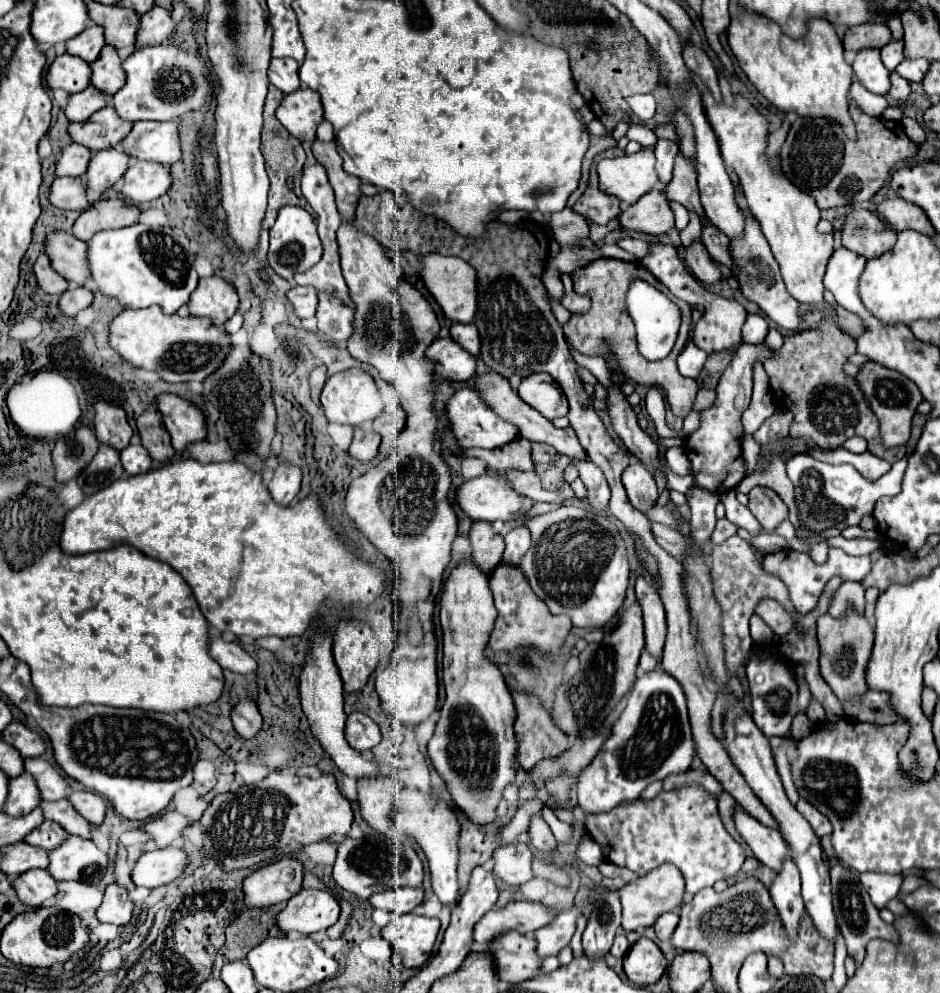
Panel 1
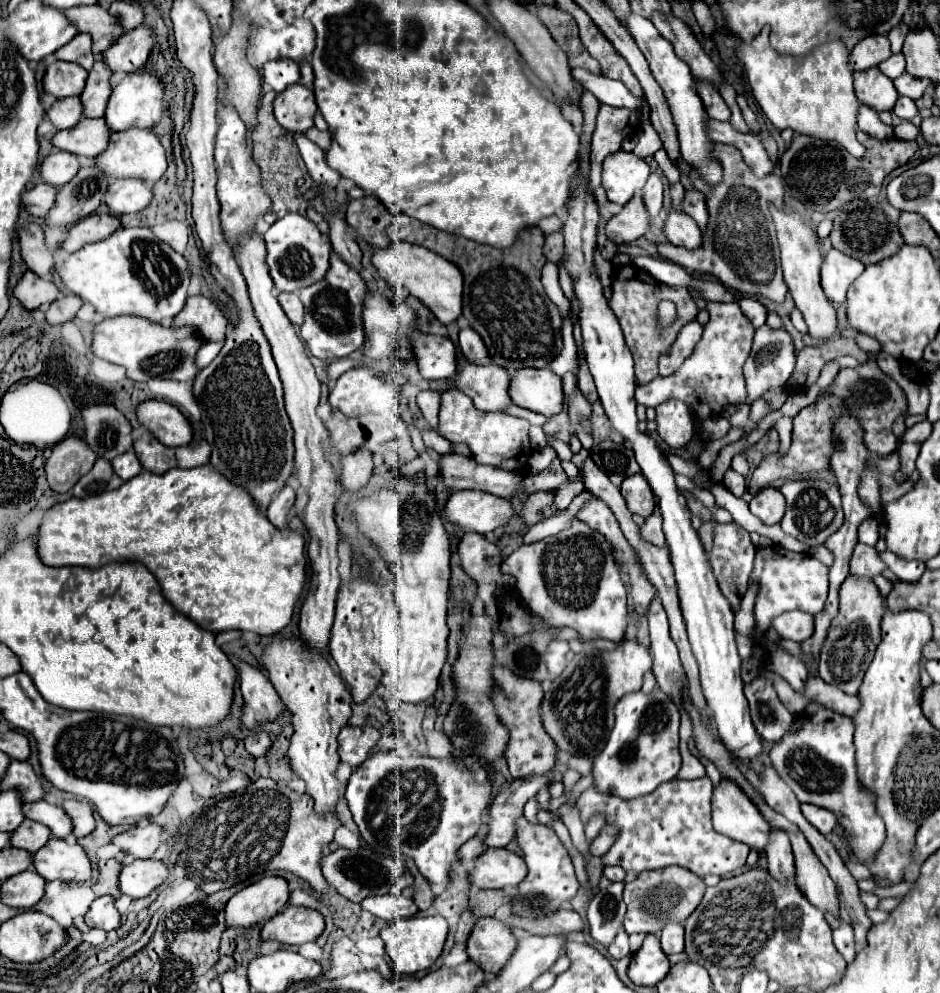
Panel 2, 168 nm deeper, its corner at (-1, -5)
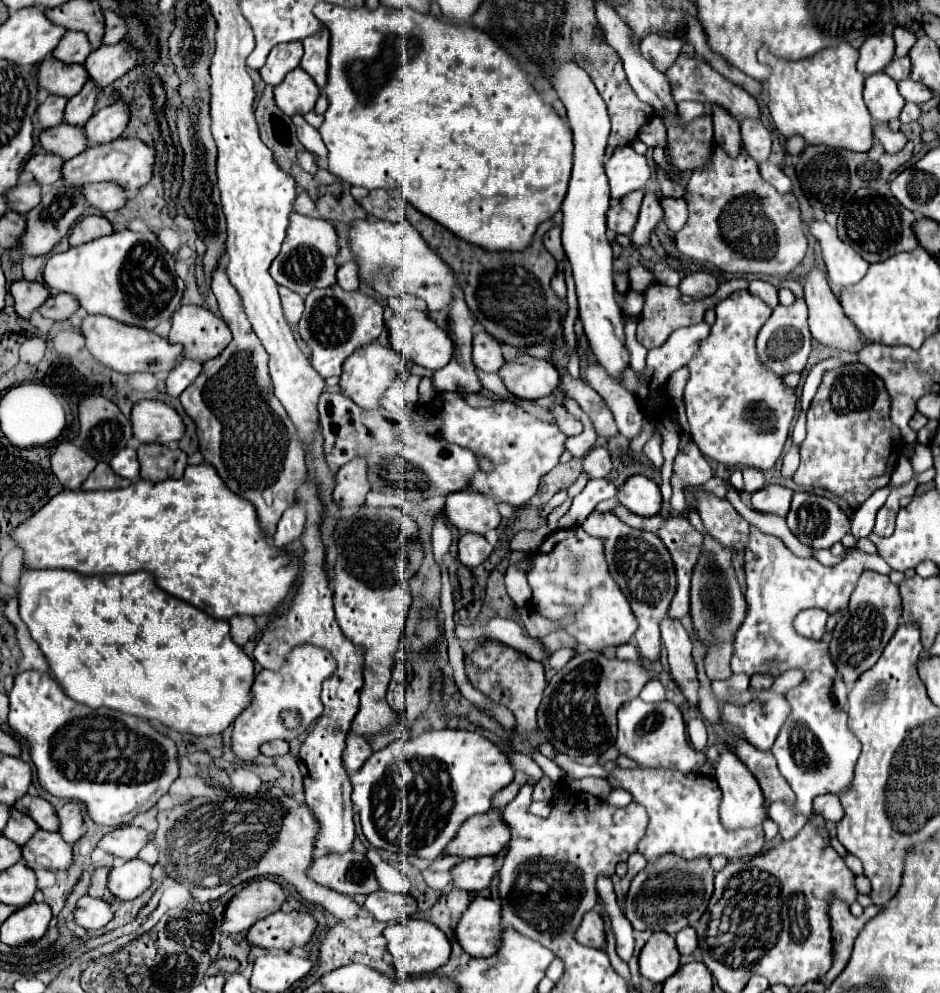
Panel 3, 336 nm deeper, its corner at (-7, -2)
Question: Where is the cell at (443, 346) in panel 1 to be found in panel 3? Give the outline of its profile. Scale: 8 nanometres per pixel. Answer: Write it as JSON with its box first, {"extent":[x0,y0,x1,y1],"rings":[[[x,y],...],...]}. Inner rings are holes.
{"extent":[388,310,452,370],"rings":[[[408,310],[404,314],[394,314],[392,320],[388,322],[390,330],[390,344],[392,348],[404,356],[406,360],[412,360],[418,366],[424,366],[428,370],[440,370],[452,360],[452,340],[446,334],[446,330],[438,328],[434,320],[428,318],[426,312],[420,310]]]}

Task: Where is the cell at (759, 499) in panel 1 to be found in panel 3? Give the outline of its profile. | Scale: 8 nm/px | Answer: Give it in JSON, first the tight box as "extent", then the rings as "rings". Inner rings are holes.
{"extent":[752,484,794,516],"rings":[[[768,484],[752,494],[752,506],[754,510],[764,514],[786,516],[786,512],[790,510],[792,494],[794,492],[782,484]]]}

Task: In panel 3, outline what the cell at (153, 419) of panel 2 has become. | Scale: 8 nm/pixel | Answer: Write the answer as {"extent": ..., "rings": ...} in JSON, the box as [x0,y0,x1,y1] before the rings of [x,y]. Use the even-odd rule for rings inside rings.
{"extent":[132,400,186,442],"rings":[[[140,400],[132,410],[134,436],[140,442],[178,442],[186,434],[186,424],[180,414],[160,400]]]}

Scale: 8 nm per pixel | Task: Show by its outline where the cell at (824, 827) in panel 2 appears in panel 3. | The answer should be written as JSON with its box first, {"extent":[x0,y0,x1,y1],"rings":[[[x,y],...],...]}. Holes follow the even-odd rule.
{"extent":[814,794,844,822],"rings":[[[824,794],[824,796],[818,796],[814,800],[814,812],[818,816],[822,816],[824,820],[830,820],[830,822],[838,822],[842,816],[844,816],[844,810],[840,806],[840,800],[838,796],[834,794]]]}

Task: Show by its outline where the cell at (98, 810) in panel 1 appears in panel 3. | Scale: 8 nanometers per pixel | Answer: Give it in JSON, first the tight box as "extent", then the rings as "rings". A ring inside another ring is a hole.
{"extent":[58,802,86,844],"rings":[[[66,802],[58,810],[60,818],[60,834],[66,842],[74,844],[78,838],[84,836],[86,826],[84,826],[84,808],[78,802]]]}

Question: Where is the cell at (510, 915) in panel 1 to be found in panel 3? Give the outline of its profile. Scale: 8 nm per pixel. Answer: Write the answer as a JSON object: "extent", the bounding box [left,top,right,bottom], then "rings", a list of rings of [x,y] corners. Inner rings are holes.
{"extent":[574,910,604,948],"rings":[[[590,910],[584,914],[578,930],[574,932],[576,942],[584,944],[584,946],[594,946],[594,948],[602,948],[604,942],[604,922],[600,918],[600,914],[596,910]]]}

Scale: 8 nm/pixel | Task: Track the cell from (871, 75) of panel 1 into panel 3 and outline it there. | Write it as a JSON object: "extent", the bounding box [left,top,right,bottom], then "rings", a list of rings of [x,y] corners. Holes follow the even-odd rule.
{"extent":[864,74,904,122],"rings":[[[872,74],[864,82],[864,102],[874,118],[874,122],[890,122],[898,118],[904,100],[896,88],[896,82],[884,74]]]}

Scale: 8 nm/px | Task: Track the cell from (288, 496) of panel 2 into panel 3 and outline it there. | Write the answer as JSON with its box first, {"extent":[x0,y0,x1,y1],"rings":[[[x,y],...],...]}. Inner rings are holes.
{"extent":[274,502,306,548],"rings":[[[294,502],[280,518],[278,530],[274,534],[274,544],[278,548],[290,544],[294,538],[298,538],[304,532],[304,522],[306,522],[306,508],[302,502]]]}

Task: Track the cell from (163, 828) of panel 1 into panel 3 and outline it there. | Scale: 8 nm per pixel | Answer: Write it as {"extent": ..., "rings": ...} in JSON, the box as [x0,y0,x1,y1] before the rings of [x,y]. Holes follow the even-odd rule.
{"extent":[98,826,150,860],"rings":[[[120,826],[110,834],[106,834],[98,846],[118,858],[132,860],[148,844],[148,840],[150,840],[148,830],[136,828],[136,826]]]}

